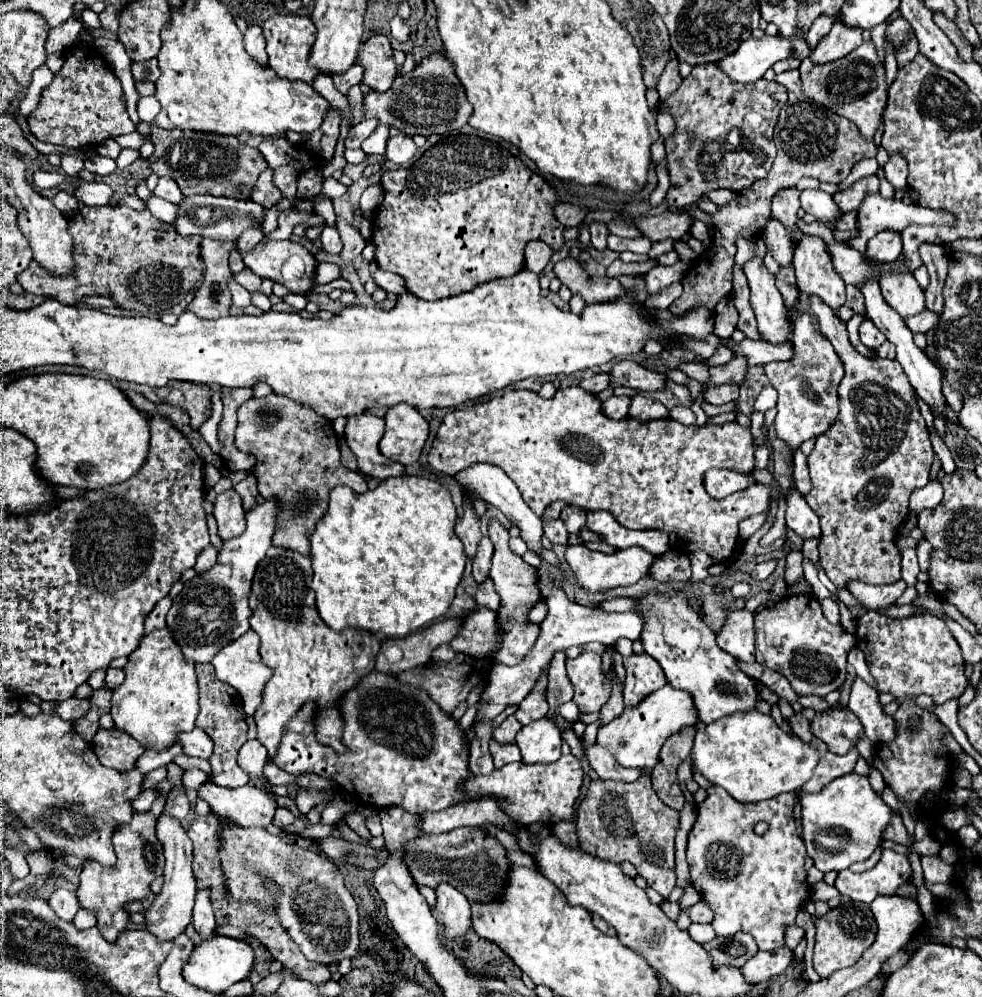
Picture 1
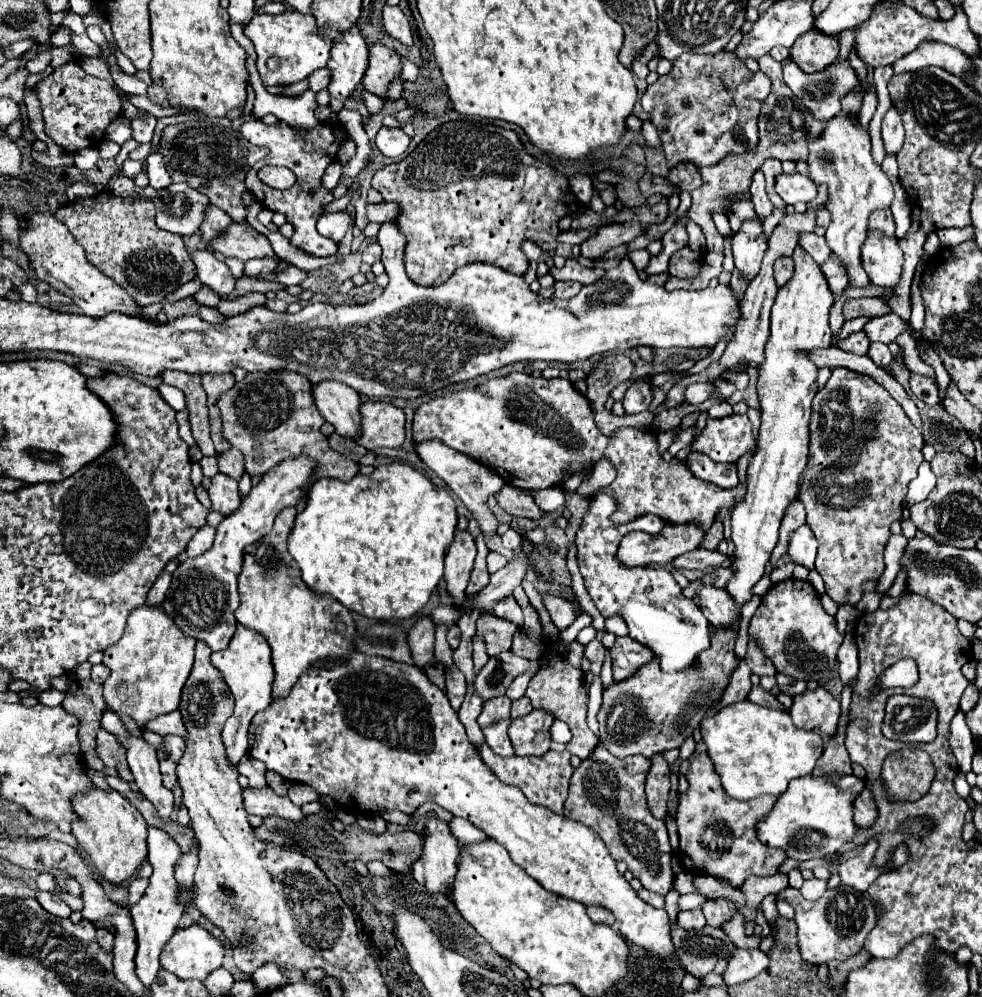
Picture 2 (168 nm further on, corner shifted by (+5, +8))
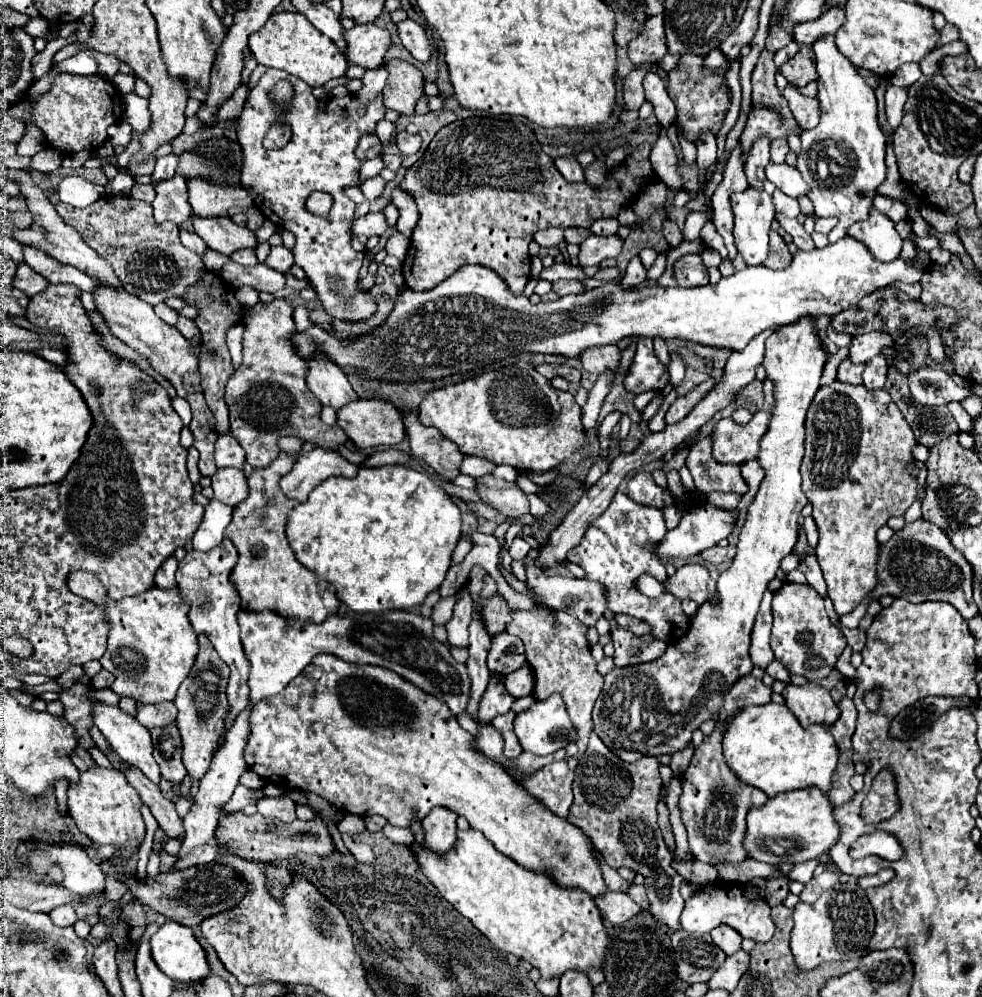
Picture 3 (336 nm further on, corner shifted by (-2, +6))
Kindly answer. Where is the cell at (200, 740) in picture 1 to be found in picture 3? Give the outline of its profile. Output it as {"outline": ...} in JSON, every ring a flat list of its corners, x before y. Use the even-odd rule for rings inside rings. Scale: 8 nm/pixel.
{"outline":[[161,702,161,704,151,704,151,706,137,704,137,720,147,728,167,726,175,722,175,716,177,716,177,708,173,706,173,702]]}

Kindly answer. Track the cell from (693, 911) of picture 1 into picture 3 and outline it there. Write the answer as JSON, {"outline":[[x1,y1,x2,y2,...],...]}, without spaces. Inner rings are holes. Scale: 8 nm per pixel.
{"outline":[[717,926,715,930,711,930,711,938,725,952,725,956,731,956,731,954,741,950,741,940,743,938,741,938,739,932,735,932,729,926]]}

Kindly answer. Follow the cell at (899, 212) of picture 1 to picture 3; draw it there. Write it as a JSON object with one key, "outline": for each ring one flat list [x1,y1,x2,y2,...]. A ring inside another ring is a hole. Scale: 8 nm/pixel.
{"outline":[[827,34,811,44,817,62,819,126,803,132,797,170,809,182,809,200,817,216,837,216,839,224,829,232,829,242,847,236,847,228,869,216,873,196,885,180,885,136,877,124,877,102,873,88,859,76,857,68,837,50,835,36]]}

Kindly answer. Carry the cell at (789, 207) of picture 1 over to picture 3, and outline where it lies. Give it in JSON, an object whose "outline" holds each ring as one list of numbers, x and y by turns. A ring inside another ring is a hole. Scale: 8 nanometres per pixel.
{"outline":[[773,140,773,142,771,142,771,162,775,162,775,164,785,162,787,152,789,152,787,140]]}

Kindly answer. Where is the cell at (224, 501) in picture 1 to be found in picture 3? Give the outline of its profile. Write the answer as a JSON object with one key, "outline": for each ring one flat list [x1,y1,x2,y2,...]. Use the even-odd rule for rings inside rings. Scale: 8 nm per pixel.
{"outline":[[217,468,217,472,211,476,211,482,213,482,211,486,213,486,215,498,229,506,237,506,249,494,249,486,243,470]]}

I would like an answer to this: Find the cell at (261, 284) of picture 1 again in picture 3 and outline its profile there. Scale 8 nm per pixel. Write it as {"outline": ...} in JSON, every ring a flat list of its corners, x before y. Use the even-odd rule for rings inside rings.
{"outline":[[283,244,275,246,275,248,271,248,271,254,265,260,265,264,277,272,289,272,289,268,293,266,293,254]]}

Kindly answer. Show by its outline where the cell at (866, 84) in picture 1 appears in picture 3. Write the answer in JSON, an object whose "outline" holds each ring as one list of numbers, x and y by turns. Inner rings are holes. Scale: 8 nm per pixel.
{"outline":[[787,86,785,90,785,98,789,102,789,108,793,112,793,118,797,122,797,126,801,130,811,130,817,126,819,122,819,106,817,106,817,98,805,98,797,92,795,86]]}

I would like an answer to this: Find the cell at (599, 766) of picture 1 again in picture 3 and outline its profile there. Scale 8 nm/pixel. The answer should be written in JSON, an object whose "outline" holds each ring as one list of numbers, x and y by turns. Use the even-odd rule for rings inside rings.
{"outline":[[545,608,515,610,513,622,507,626,509,634,523,640,527,652,527,664,533,668,533,678,535,678,533,696,539,700,549,698,553,692,563,696,571,722,579,734,577,746,581,754,585,752,589,734,593,730,591,710,603,688,603,676,597,672,597,662,589,652,587,630,589,626,583,626,583,622,575,620,575,616]]}

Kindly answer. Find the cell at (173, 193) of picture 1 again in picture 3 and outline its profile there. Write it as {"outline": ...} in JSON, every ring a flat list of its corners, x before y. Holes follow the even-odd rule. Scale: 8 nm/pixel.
{"outline":[[169,154,169,156,161,156,155,164,155,172,153,172,153,182,161,182,167,180,175,174,175,168,179,164,179,156]]}

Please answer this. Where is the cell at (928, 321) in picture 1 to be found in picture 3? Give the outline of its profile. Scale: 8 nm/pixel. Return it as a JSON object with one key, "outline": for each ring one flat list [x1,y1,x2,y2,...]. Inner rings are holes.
{"outline":[[885,332,861,334,861,336,855,336,855,338,851,340,847,358,849,358,853,364,863,364,863,362,869,362,871,358,875,358,877,354,881,354,883,346,891,346,891,344,893,344,893,340,891,340,889,334,885,334]]}

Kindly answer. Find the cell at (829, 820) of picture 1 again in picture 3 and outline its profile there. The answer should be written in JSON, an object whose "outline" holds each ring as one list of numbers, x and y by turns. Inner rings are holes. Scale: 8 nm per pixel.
{"outline":[[803,788,769,798,763,806,751,806,747,812,747,834,743,848,747,850,747,856,757,862,797,864,829,852,837,838,839,826,833,818,833,806,829,798,823,796,817,788]]}

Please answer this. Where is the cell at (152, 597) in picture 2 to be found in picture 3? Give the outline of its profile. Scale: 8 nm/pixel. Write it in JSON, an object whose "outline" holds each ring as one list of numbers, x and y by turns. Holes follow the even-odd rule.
{"outline":[[171,556,167,558,167,562,163,562,163,566,159,566,159,570,155,572,155,584,159,588,173,588,175,586,175,572,177,572,177,558]]}

